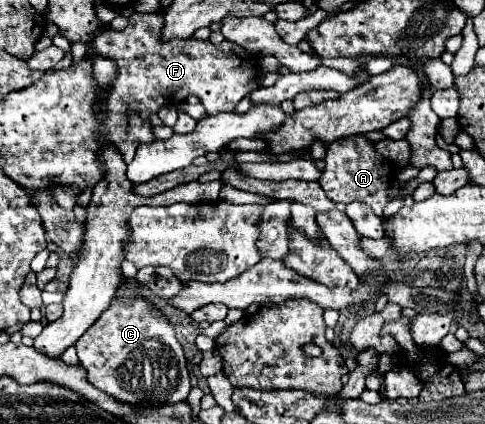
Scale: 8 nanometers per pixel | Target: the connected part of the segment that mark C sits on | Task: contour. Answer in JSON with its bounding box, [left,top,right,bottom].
[74,299,190,403]

